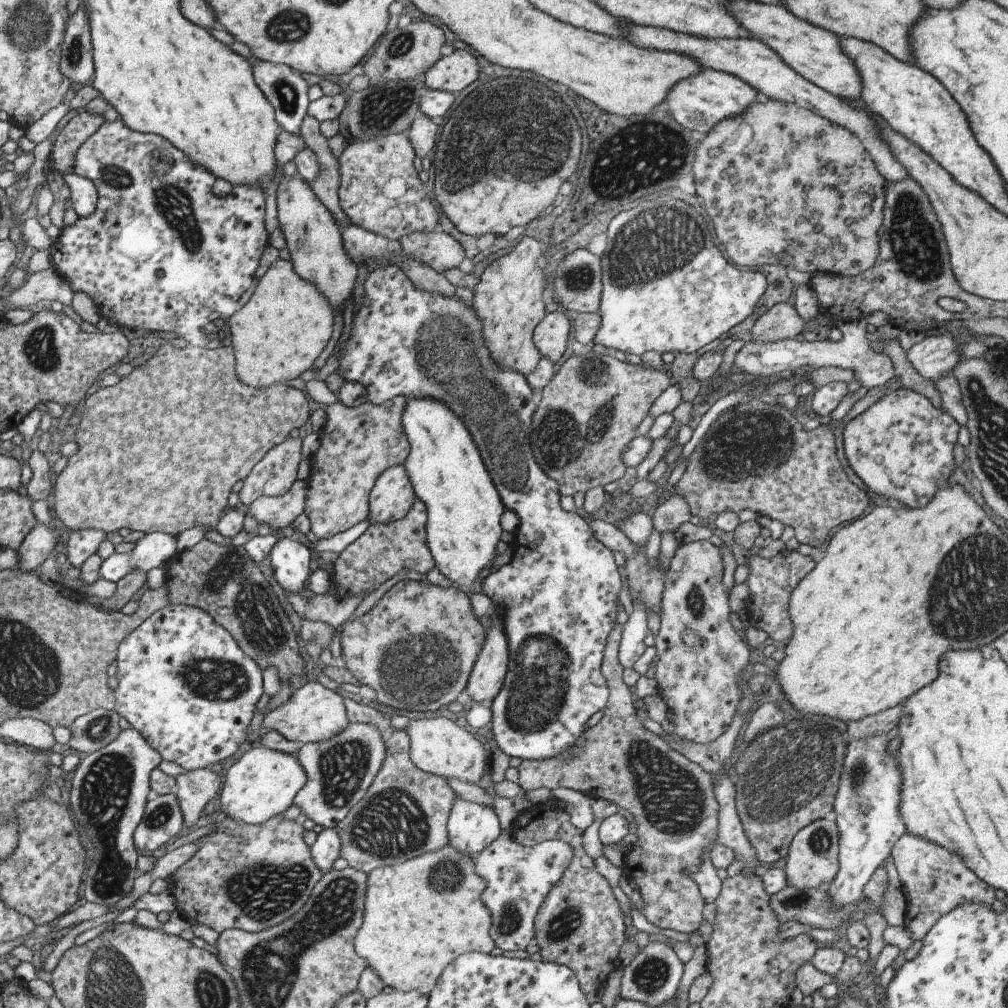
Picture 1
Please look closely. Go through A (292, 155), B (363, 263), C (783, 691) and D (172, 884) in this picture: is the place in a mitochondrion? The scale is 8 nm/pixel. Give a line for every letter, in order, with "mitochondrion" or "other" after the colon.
A: other
B: other
C: other
D: other

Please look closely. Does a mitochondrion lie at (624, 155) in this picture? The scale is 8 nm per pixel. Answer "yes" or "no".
no

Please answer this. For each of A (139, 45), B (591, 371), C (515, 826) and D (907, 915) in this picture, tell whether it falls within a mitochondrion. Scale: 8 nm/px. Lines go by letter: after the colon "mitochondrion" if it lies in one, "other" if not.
A: other
B: mitochondrion
C: other
D: other

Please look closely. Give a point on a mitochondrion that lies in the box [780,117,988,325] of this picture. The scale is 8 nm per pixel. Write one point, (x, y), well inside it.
(915, 251)

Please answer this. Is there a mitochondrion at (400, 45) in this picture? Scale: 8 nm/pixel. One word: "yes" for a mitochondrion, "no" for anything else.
yes

